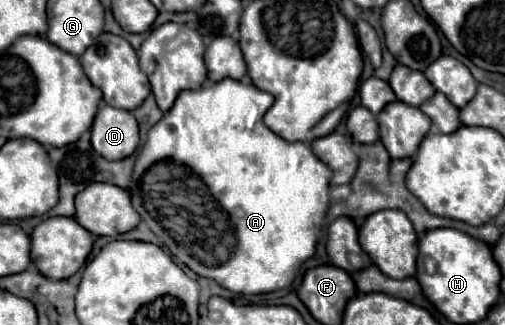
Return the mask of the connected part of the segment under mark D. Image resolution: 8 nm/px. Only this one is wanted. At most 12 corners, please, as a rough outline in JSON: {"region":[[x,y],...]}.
{"region":[[101,105],[91,127],[93,149],[109,161],[139,145],[135,117]]}

